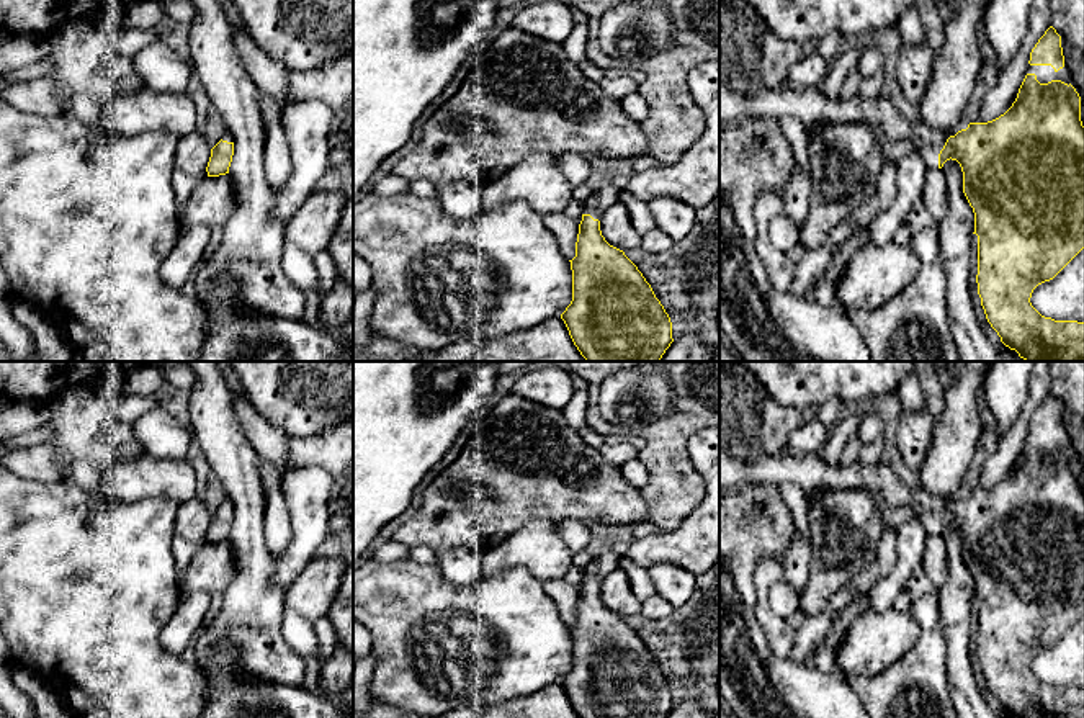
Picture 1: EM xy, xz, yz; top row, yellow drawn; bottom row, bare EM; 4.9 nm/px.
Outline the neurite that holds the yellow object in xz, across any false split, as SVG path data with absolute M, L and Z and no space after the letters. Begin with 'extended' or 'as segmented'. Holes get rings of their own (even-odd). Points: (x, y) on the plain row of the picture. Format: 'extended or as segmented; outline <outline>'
extended; outline M605 548L585 566L576 608L576 623L569 626L572 636L572 667L561 680L561 685L579 718L665 718L674 708L669 680L638 633L623 617L610 612L600 597L600 584L608 572L620 566L620 558L620 551Z

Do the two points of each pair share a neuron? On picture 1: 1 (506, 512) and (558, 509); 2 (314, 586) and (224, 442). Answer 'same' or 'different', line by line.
1: same
2: different

